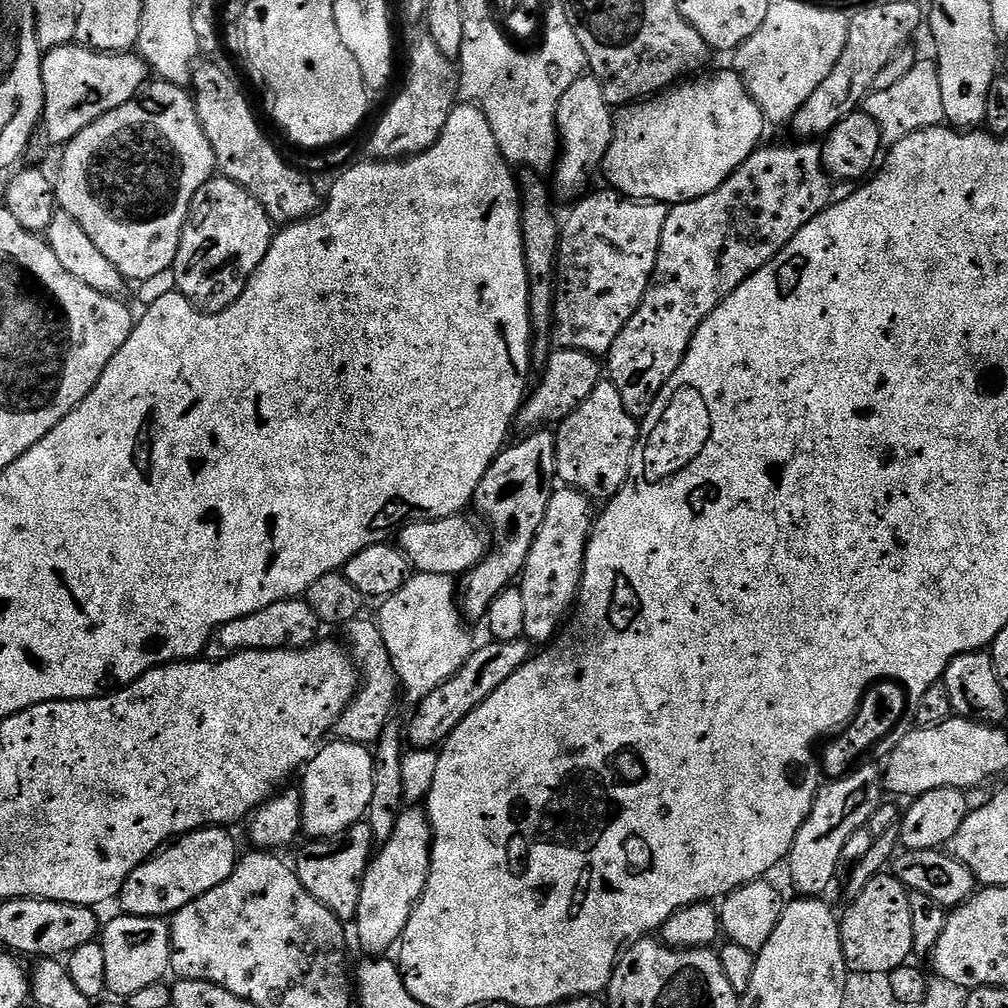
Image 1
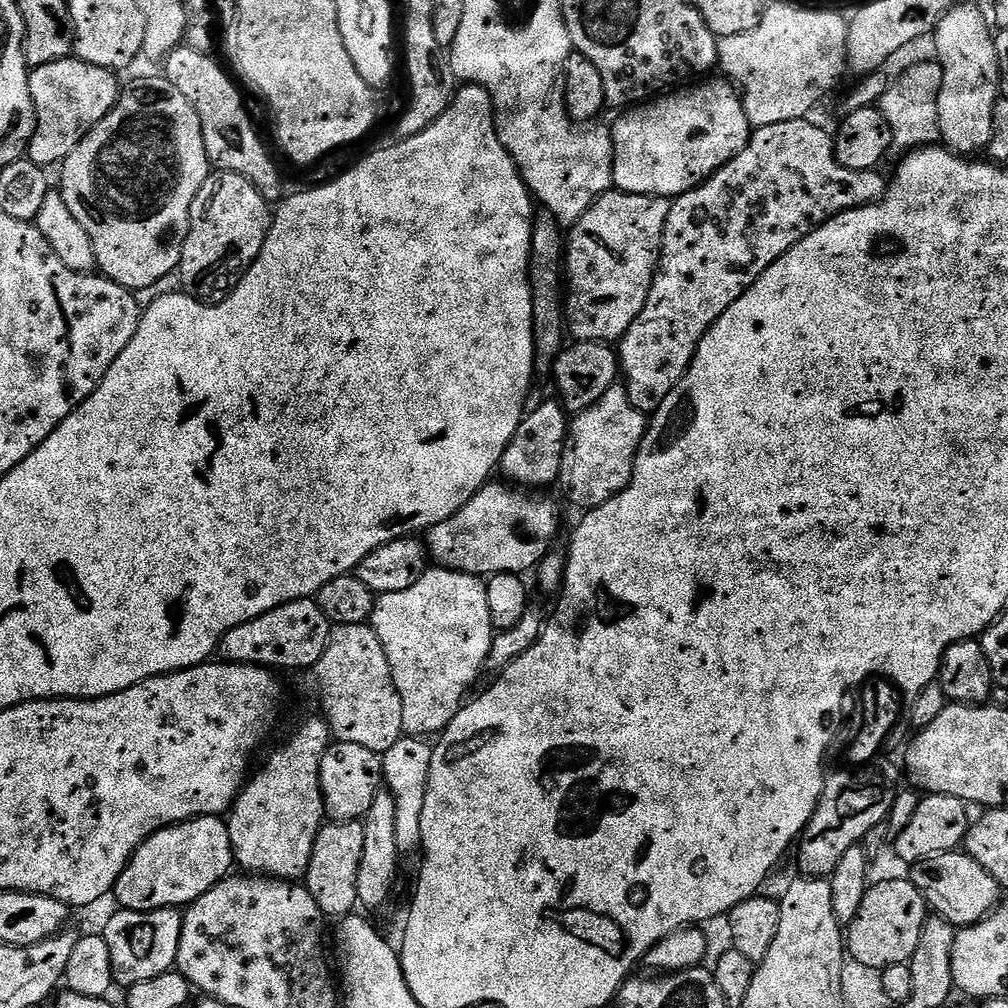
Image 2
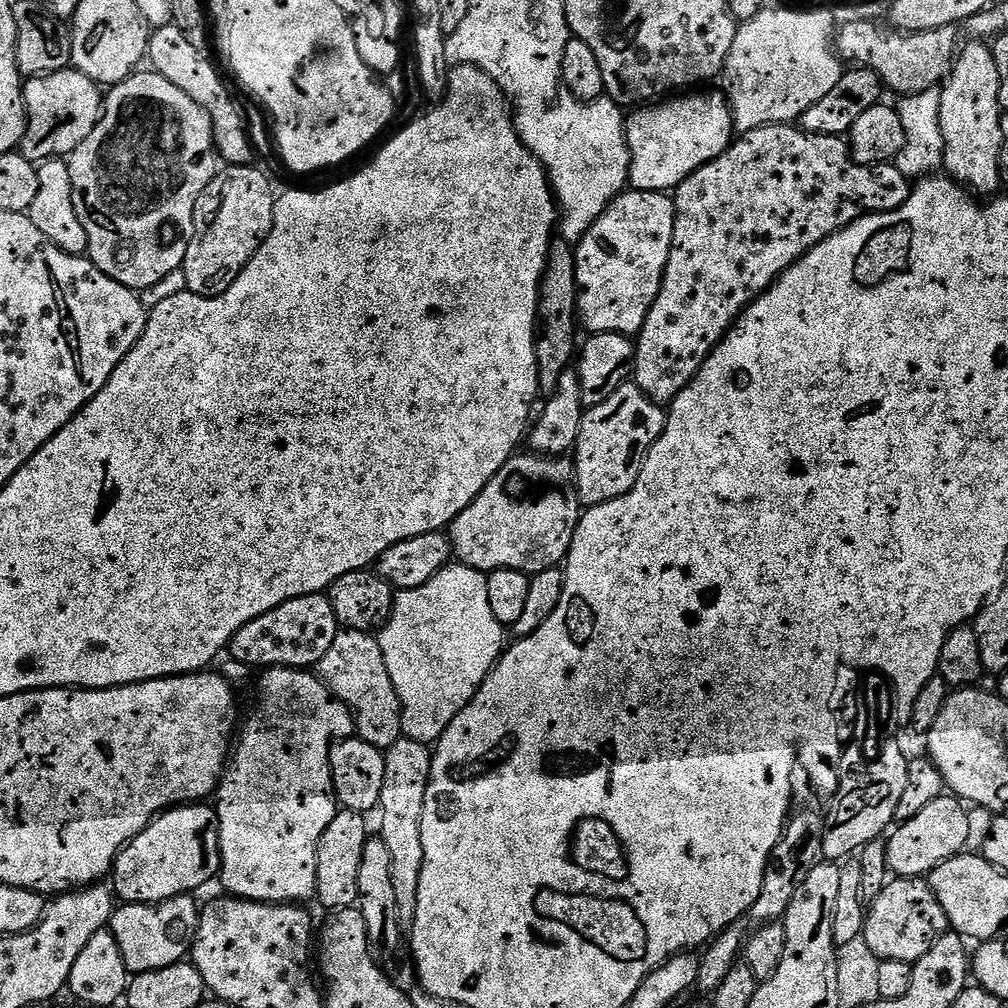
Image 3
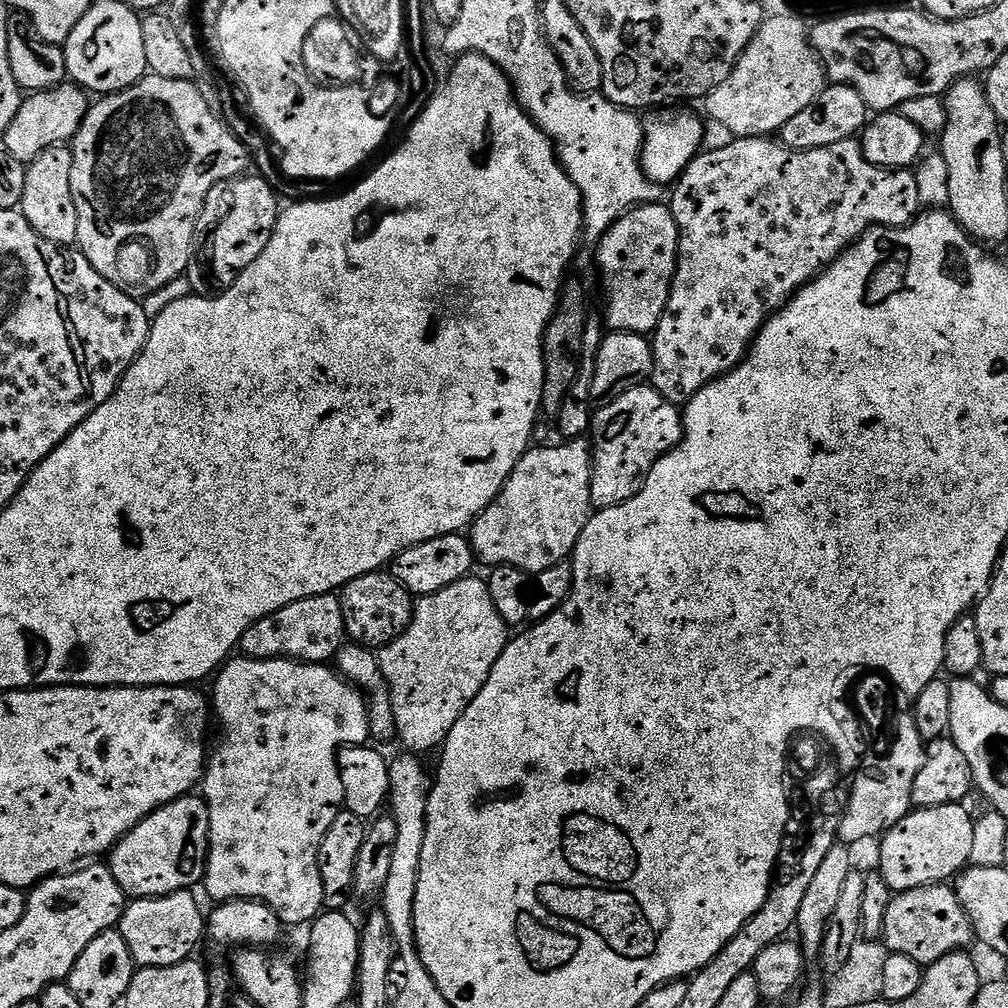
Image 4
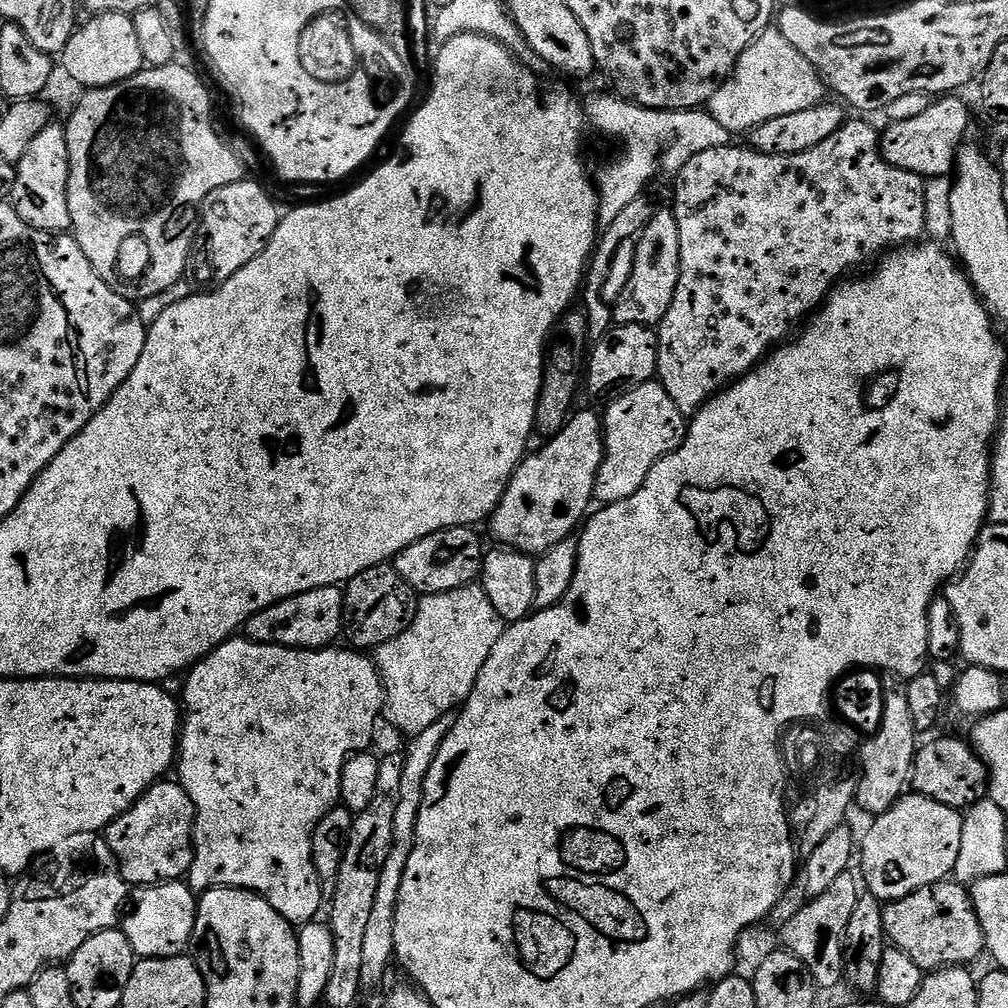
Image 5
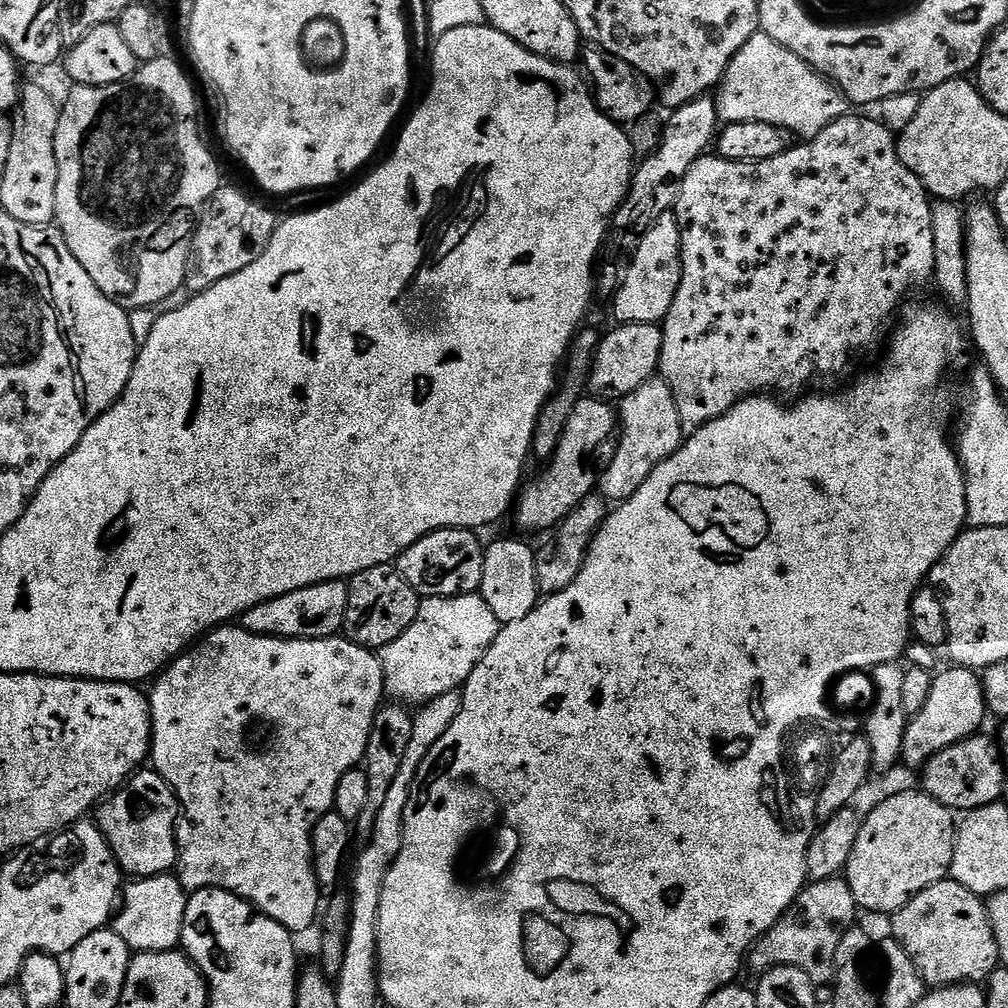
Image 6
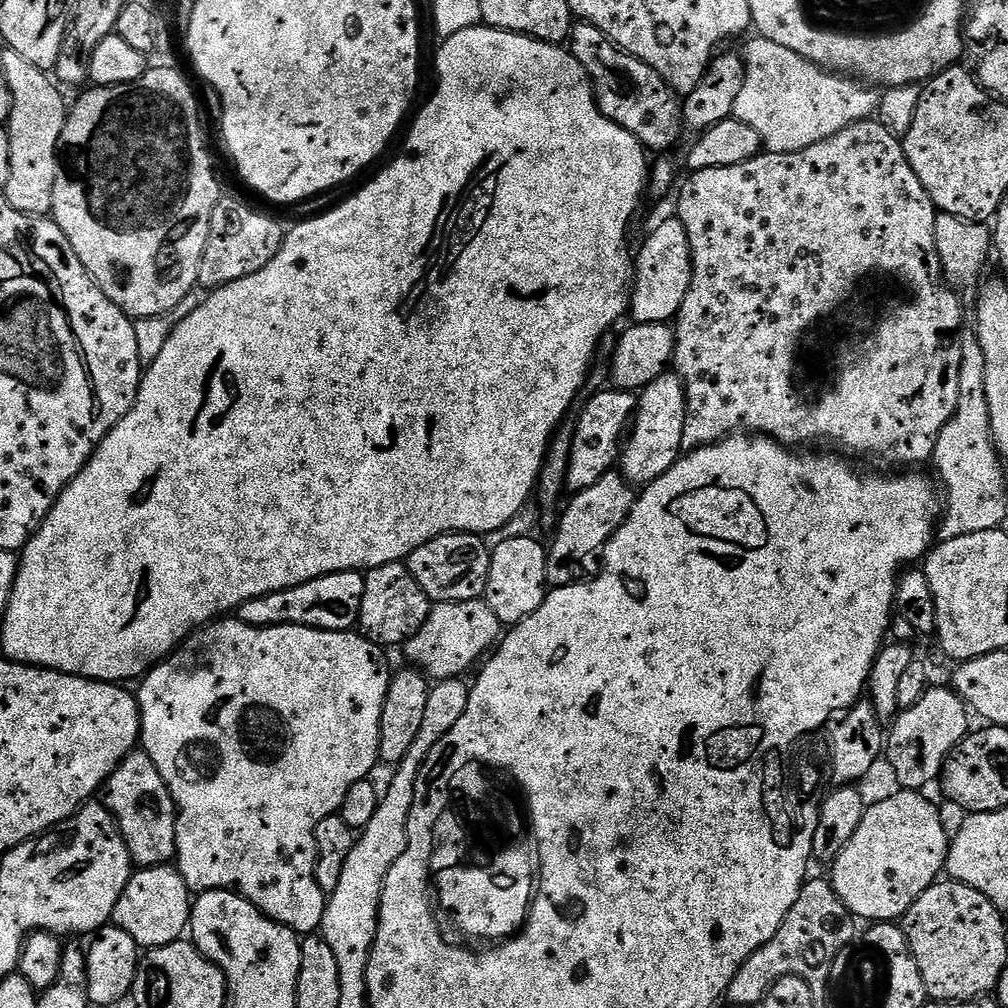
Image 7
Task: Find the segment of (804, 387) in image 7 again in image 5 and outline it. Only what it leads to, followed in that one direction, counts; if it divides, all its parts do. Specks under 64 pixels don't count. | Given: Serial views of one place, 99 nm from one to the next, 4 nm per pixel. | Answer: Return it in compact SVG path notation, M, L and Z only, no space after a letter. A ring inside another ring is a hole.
M849 119L836 133L831 134L830 138L826 138L824 142L804 153L771 156L756 152L751 146L744 146L744 148L725 146L705 152L697 150L679 169L680 181L676 184L674 211L680 239L680 277L678 286L674 290L674 302L670 302L670 310L666 310L656 332L656 349L658 350L656 376L659 384L666 390L666 394L670 394L674 406L678 406L678 410L685 418L695 416L702 405L712 399L729 382L735 382L747 372L752 371L761 360L767 357L773 346L787 341L793 335L797 325L807 321L828 299L828 293L836 287L837 283L843 281L851 273L848 272L851 268L856 268L859 264L866 263L867 260L875 261L881 254L907 245L909 242L919 241L925 235L925 177L887 164L880 153L881 133L875 132L864 121L867 119L856 119L860 120Z

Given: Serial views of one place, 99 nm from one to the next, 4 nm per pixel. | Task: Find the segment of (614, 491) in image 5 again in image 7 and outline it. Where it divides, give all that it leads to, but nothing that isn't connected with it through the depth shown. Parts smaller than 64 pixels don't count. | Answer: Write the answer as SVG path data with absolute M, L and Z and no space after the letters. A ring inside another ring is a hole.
M675 371L654 378L638 396L634 423L618 460L618 471L629 484L653 484L670 466L674 466L682 453L682 426L686 426L686 394L684 384Z

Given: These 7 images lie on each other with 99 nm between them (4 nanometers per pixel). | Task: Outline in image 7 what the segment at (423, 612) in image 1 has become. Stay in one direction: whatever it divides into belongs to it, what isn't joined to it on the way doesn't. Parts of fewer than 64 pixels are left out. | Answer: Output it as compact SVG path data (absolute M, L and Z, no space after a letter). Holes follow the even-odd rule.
M483 599L436 604L432 613L426 618L422 630L418 630L416 636L408 639L408 643L403 645L402 652L408 655L409 665L423 670L433 681L454 680L463 677L465 675L463 672L476 659L479 661L493 647L491 644L496 639L497 643L501 636L500 619L494 614L494 610L490 610L490 606L484 603Z

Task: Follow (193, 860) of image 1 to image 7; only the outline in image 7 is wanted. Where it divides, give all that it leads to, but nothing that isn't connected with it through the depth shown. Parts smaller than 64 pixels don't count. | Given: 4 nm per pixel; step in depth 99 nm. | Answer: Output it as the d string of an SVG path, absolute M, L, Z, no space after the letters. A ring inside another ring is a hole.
M134 750L121 764L108 775L102 789L102 803L116 820L118 830L126 842L126 850L130 854L133 865L140 868L159 868L168 866L176 858L176 803L162 778L158 774L158 766L144 753Z

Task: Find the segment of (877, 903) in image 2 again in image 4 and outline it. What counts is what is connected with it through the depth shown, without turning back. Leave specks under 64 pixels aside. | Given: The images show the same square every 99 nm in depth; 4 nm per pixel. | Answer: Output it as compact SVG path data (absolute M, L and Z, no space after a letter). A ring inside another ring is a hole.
M947 883L918 886L905 892L895 893L891 898L893 900L884 908L884 937L882 937L882 943L889 953L906 954L906 958L914 958L914 962L927 966L934 963L944 953L963 949L968 946L964 944L973 943L972 927L960 903L956 900L955 891Z

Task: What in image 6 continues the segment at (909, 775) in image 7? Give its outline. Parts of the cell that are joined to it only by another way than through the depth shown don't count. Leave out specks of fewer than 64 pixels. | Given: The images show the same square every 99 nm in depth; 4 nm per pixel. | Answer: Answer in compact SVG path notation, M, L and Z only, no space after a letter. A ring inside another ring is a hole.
M948 666L945 672L936 672L932 677L930 698L920 713L908 721L906 738L902 742L903 763L916 770L923 769L934 754L954 746L967 736L981 731L986 717L983 679L973 669Z

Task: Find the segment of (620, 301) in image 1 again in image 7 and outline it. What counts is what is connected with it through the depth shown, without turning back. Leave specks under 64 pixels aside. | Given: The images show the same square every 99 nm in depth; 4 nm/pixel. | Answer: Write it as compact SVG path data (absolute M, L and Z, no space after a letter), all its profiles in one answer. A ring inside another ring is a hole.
M678 218L664 220L644 240L640 253L634 256L634 279L632 282L632 299L630 301L631 319L638 324L666 324L675 321L682 310L682 302L686 302L686 294L692 281L692 255L690 254L690 238L686 238L686 226Z

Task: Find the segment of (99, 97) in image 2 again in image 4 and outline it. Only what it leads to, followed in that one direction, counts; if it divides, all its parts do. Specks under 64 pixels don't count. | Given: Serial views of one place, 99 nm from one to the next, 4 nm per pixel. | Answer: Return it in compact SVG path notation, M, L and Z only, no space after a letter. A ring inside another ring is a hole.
M71 82L25 95L21 99L18 114L14 114L14 122L10 122L2 137L3 151L21 162L31 162L47 148L67 145L78 134L89 107L89 93Z

